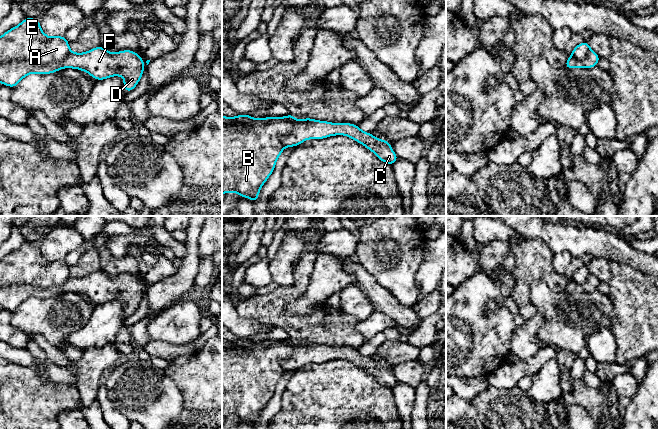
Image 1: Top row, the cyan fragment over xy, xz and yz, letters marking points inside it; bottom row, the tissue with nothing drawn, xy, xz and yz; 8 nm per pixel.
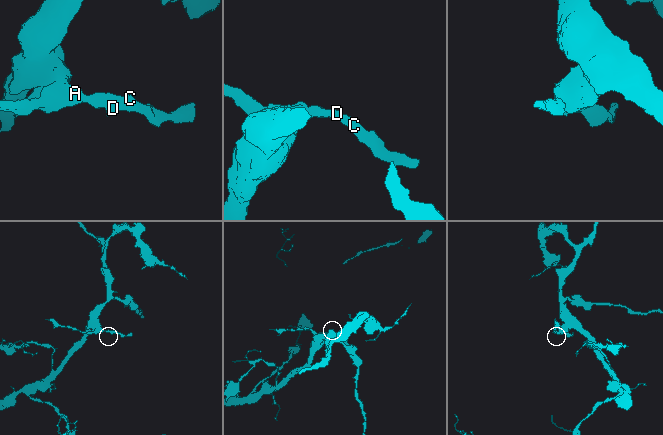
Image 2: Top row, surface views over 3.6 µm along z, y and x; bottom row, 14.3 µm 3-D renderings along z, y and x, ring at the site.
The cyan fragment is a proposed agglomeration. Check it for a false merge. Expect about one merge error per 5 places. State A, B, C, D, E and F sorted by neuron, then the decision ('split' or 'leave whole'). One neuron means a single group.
A B E / C D F; split

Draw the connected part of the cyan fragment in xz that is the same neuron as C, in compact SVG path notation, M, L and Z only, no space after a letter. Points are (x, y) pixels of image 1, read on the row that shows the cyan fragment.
M291 113L282 118L288 121L295 121L291 132L281 138L284 147L296 147L307 139L319 140L334 135L345 135L363 144L386 164L392 166L398 160L398 156L392 150L389 141L377 139L372 133L363 132L358 125L351 123L330 123L311 118L296 121Z

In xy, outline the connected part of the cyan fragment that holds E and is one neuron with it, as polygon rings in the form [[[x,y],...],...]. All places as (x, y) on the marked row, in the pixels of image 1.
[[[27,17],[0,37],[0,64],[16,61],[52,64],[65,60],[69,52],[67,39],[45,35],[39,19]]]

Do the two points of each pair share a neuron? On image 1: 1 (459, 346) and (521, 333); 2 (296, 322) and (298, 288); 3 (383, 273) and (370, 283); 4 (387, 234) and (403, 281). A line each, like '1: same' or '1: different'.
1: different
2: same
3: different
4: same

